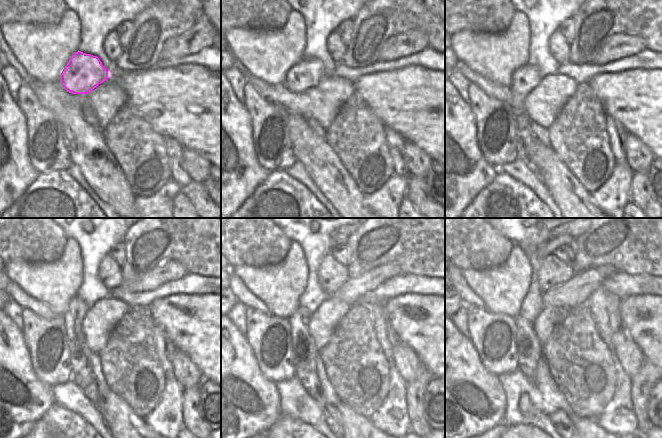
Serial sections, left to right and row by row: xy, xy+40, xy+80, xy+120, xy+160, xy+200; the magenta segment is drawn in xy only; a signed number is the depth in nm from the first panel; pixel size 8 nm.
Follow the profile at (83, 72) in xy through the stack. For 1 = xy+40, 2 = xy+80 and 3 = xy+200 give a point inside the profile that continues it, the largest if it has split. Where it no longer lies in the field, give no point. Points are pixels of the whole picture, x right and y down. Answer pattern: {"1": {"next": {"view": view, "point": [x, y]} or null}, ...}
{"1": {"next": {"view": "xy+40", "point": [306, 74]}}, "2": {"next": {"view": "xy+80", "point": [526, 78]}}, "3": {"next": {"view": "xy+200", "point": [529, 348]}}}

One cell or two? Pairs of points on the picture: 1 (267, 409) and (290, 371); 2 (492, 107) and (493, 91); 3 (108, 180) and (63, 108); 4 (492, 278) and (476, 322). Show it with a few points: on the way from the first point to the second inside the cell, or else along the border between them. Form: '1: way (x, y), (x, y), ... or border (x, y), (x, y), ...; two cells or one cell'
1: border (259, 367), (262, 374), (275, 384); two cells
2: border (474, 84), (489, 95), (506, 101), (510, 105); two cells
3: way (92, 162), (85, 155), (85, 143), (74, 126); one cell
4: border (485, 307), (489, 311), (504, 313), (507, 316); two cells

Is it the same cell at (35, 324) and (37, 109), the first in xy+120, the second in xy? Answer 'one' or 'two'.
one

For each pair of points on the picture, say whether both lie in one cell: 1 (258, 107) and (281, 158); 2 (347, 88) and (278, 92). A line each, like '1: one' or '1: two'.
1: one
2: one

